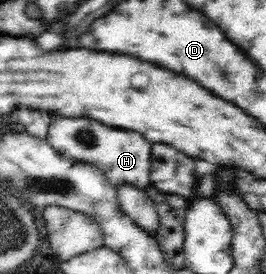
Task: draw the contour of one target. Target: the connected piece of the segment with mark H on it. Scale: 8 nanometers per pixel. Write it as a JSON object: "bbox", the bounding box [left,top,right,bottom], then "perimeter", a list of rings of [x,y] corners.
{"bbox":[45,115,151,189],"perimeter":[[[51,115],[45,140],[63,158],[72,162],[93,164],[113,186],[129,184],[146,189],[150,185],[151,143],[141,133],[107,127],[95,119],[67,119],[63,115]]]}

